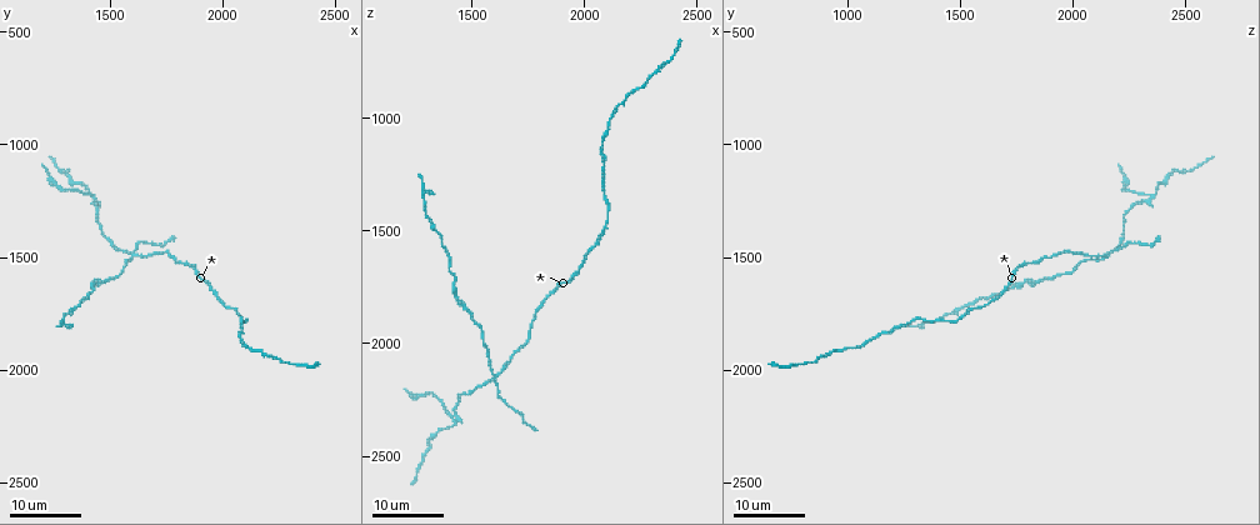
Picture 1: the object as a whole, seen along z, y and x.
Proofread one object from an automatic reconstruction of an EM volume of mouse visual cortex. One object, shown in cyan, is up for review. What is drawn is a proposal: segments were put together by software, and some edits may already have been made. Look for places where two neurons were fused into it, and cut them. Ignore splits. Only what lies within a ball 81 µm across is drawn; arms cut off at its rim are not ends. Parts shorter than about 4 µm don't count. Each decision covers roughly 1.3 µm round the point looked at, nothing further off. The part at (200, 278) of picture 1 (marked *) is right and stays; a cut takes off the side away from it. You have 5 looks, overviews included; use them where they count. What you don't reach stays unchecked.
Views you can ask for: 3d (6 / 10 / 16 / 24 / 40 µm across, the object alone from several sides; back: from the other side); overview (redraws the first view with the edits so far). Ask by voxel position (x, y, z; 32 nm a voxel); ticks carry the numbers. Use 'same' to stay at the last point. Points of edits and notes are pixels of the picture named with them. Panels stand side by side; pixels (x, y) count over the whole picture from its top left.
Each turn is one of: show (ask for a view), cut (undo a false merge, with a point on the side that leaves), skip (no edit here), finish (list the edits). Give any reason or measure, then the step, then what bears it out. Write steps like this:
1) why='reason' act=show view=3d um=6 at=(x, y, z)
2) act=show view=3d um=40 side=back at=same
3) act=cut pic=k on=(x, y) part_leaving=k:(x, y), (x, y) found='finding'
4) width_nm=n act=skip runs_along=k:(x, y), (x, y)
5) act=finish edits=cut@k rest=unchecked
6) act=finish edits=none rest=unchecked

why='thin neck' act=show view=3d um=16 at=(1830, 1530, 1820)

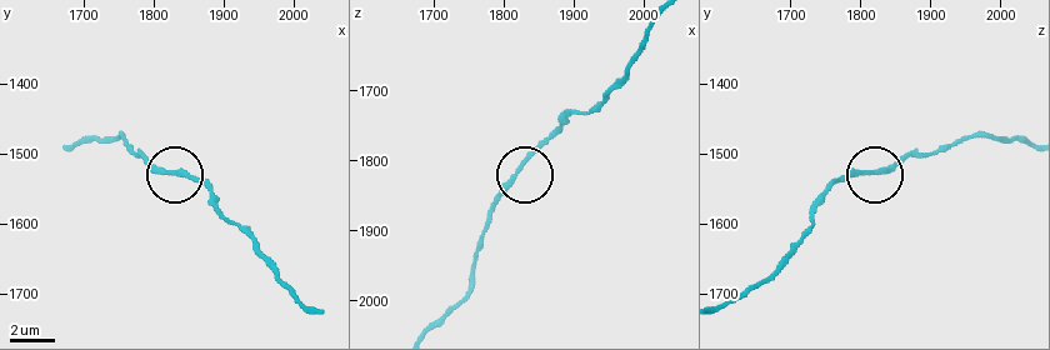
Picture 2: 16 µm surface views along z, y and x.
why='zoom in' act=show view=3d um=6 at=(1820, 1525, 1815)

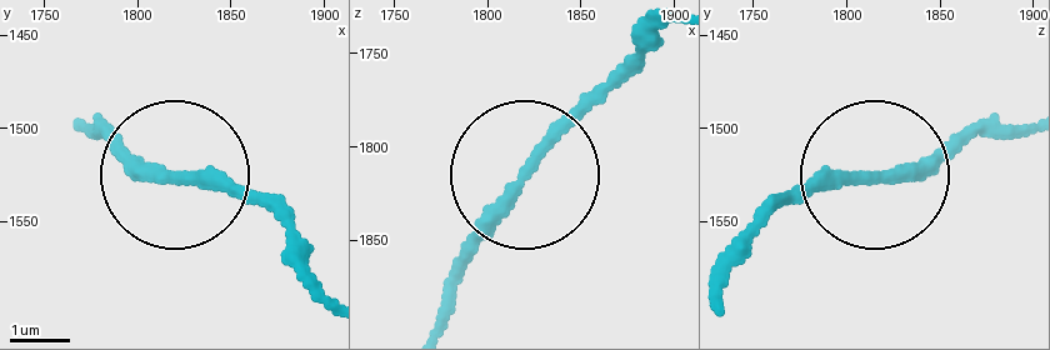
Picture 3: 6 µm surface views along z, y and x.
act=skip runs_along=3:(721, 291), (775, 211), (865, 176), (940, 171), (980, 136) found='all the same neuron'

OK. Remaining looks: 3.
why='thick turns thin' act=show view=3d um=24 at=(1490, 1410, 2220)

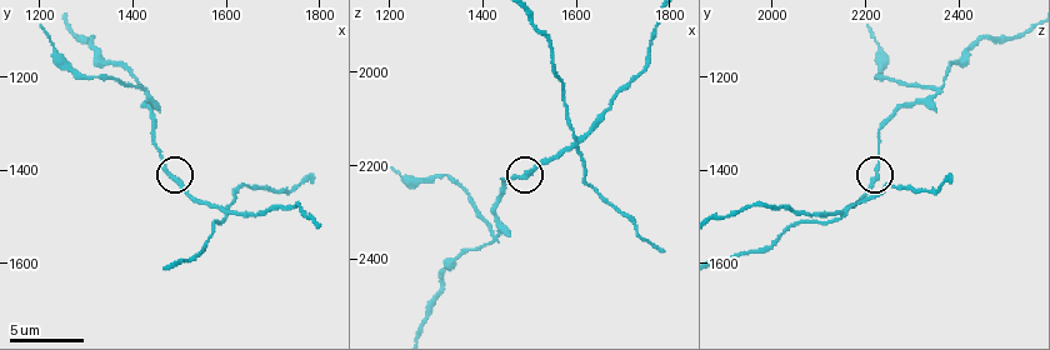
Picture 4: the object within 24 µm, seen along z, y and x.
act=show view=3d um=6 at=(1480, 1405, 2225)

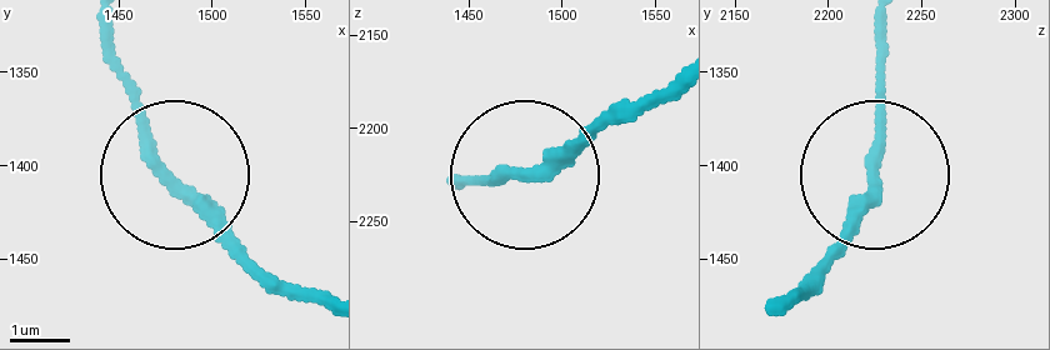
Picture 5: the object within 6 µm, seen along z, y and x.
width_nm=230 act=skip runs_along=5:(324, 306), (175, 176), (105, 61) found='all the same neuron'

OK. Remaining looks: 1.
why='thin arm on a thick one' act=show view=3d um=10 at=(1420, 1220, 2350)

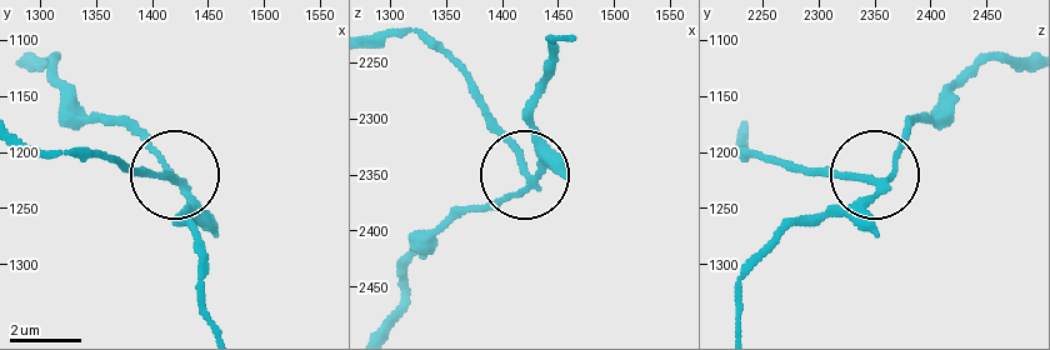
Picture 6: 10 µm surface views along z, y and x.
side_arm_um=12 act=cut pic=6 on=(150, 175) part_leaving=6:(179, 185), (26, 144) found='two neurons meet here'

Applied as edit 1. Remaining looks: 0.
act=finish edits=cut@6 rest=unchecked

